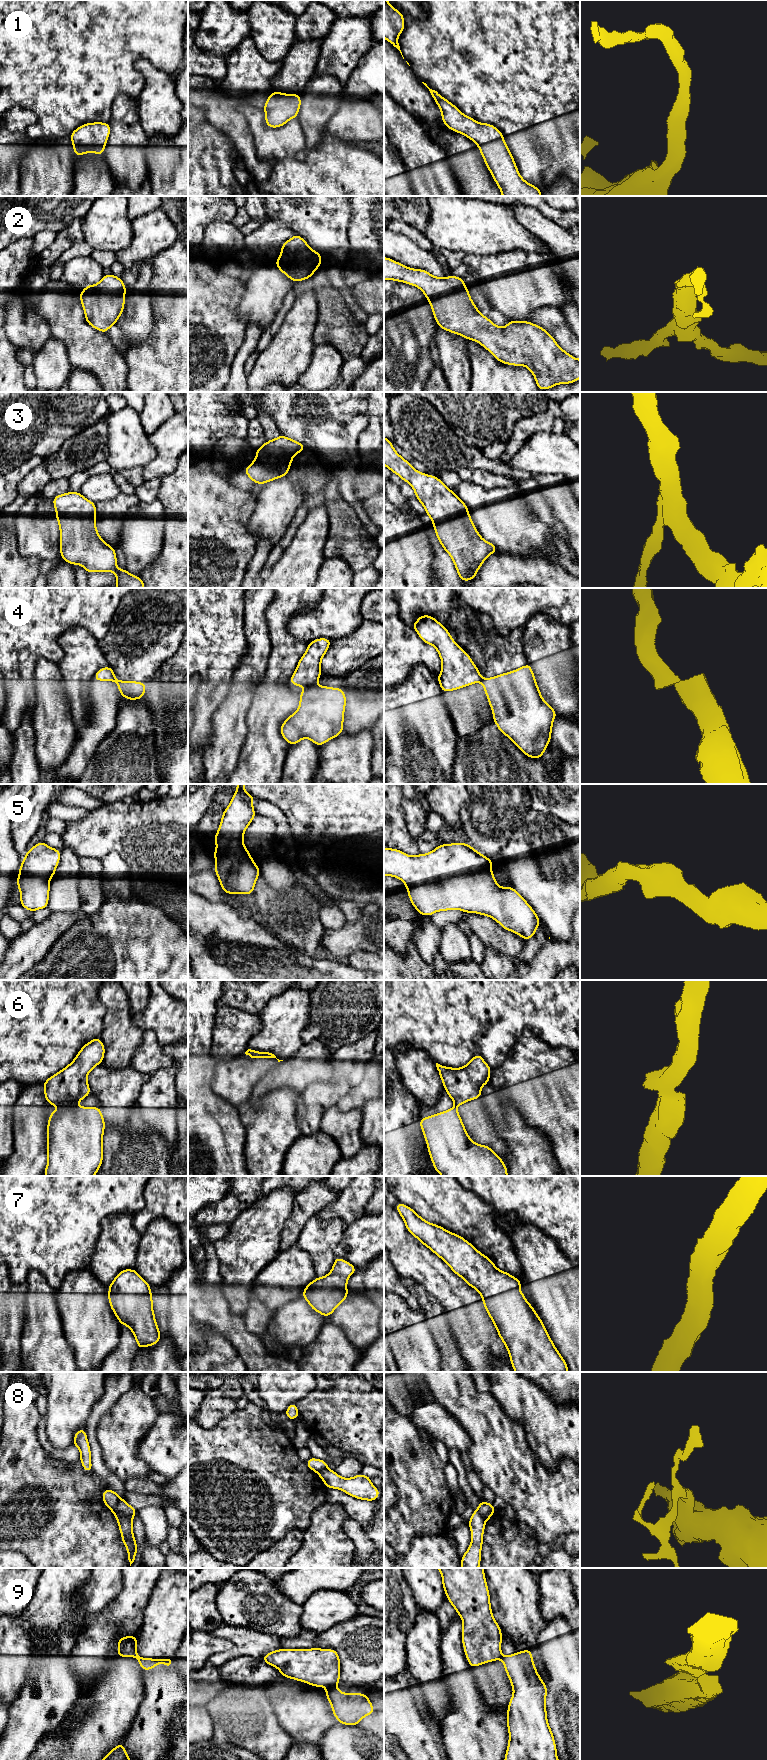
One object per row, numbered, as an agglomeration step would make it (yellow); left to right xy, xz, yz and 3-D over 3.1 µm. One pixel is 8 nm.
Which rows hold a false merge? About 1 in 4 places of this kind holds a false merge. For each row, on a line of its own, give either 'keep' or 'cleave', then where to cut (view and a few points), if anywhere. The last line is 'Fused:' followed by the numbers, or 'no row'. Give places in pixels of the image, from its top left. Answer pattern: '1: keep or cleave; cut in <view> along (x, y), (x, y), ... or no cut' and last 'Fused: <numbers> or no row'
1: keep; no cut
2: keep; no cut
3: keep; no cut
4: cleave; cut in xz along (315, 683), (306, 688)
5: keep; no cut
6: cleave; cut in xy along (72, 1104), (61, 1106)
7: keep; no cut
8: cleave; cut in xy along (119, 1499), (116, 1508), (132, 1519)
9: cleave; cut in xz along (335, 1685), (328, 1689)
Fused: 4, 6, 8, 9

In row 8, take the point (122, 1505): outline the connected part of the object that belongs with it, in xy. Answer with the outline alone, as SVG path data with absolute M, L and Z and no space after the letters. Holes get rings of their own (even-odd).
M125 1499L118 1501L116 1509L132 1520L138 1512L134 1507L130 1506Z

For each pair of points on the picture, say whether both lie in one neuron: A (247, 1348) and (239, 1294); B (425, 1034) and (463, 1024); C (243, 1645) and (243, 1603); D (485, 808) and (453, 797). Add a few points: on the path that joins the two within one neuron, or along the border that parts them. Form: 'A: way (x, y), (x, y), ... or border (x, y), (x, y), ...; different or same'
A: border (232, 1313), (242, 1315); different
B: way (434, 1032), (447, 1031), (454, 1025); same
C: border (224, 1623), (247, 1626), (266, 1632); different
D: border (468, 794), (460, 811), (461, 824); different

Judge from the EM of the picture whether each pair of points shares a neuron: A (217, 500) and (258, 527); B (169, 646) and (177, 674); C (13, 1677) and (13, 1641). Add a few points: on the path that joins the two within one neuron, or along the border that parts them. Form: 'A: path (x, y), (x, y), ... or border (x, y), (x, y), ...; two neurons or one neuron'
A: border (255, 497), (247, 529), (257, 539); two neurons
B: border (177, 650), (155, 671); two neurons
C: path (13, 1668), (13, 1650); one neuron

